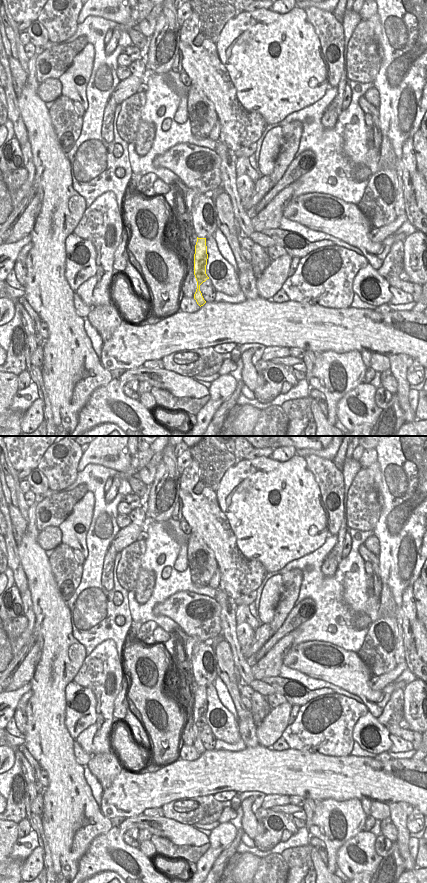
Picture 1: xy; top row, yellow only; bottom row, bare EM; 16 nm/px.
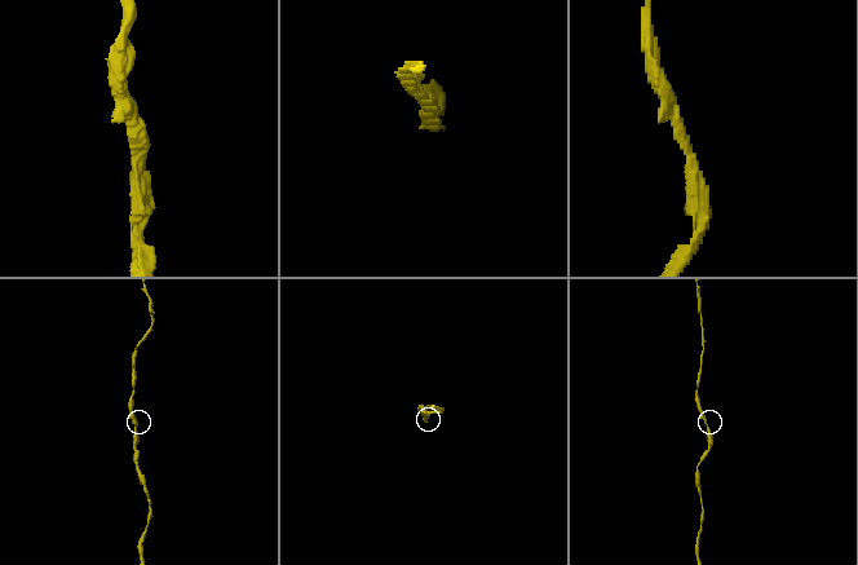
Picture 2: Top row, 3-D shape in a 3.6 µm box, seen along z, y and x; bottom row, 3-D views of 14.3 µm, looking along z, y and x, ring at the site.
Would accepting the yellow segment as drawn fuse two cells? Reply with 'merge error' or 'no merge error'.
no merge error

